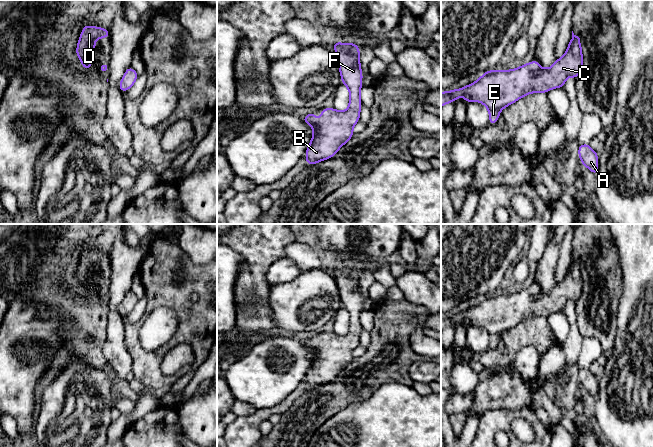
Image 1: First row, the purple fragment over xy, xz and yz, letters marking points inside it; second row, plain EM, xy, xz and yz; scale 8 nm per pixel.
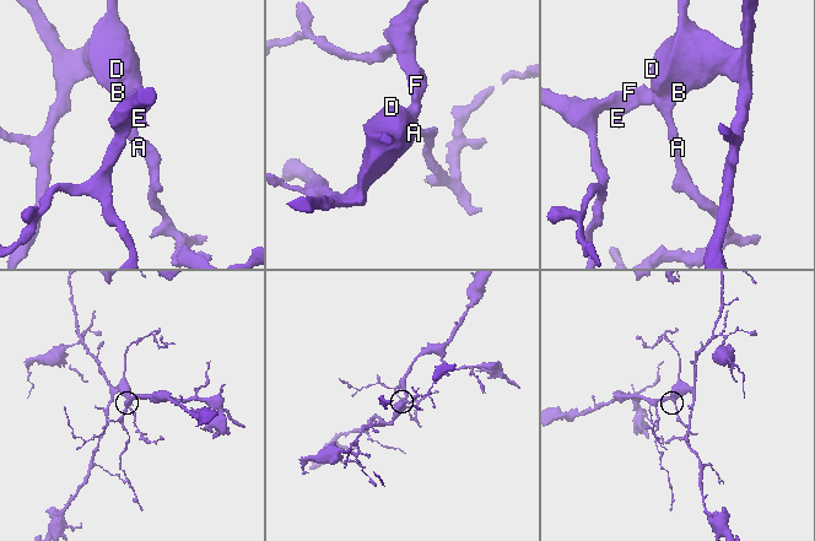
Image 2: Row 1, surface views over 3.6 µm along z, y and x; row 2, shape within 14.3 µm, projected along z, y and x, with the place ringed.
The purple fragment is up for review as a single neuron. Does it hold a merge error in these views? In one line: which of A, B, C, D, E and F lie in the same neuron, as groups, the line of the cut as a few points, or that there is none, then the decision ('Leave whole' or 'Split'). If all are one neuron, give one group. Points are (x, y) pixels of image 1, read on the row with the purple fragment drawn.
Groups: A B C D E F. No split. Leave whole

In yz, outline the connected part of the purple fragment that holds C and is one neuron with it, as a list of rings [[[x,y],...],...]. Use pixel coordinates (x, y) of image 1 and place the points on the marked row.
[[[572,31],[572,38],[566,53],[557,59],[549,69],[543,69],[536,59],[509,71],[491,69],[483,73],[477,81],[470,85],[457,90],[452,89],[448,92],[441,92],[441,107],[447,103],[454,102],[458,97],[466,96],[468,99],[464,100],[463,103],[467,105],[471,101],[477,101],[484,104],[489,110],[489,124],[495,125],[503,108],[530,93],[547,93],[553,88],[563,88],[568,76],[572,76],[576,81],[578,75],[582,72],[582,66],[583,57],[580,38]]]

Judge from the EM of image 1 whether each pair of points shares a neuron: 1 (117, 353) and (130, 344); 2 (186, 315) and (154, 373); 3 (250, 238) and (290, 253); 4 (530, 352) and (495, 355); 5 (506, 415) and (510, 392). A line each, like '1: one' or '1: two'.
1: two
2: one
3: two
4: two
5: two

